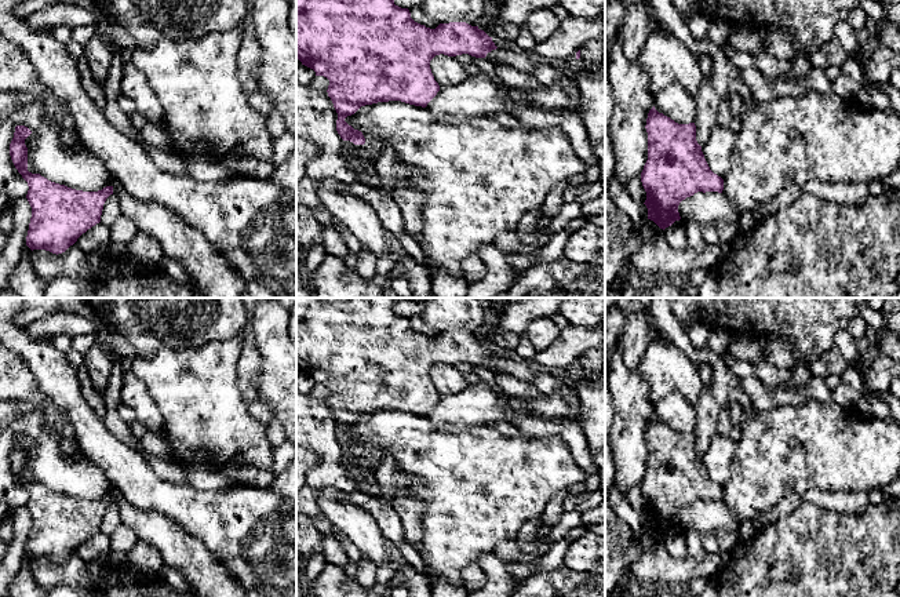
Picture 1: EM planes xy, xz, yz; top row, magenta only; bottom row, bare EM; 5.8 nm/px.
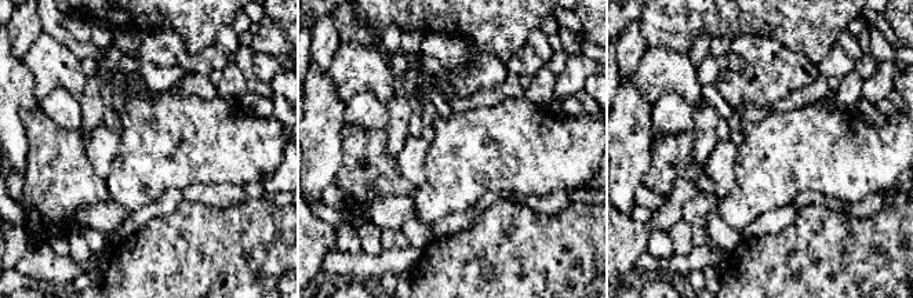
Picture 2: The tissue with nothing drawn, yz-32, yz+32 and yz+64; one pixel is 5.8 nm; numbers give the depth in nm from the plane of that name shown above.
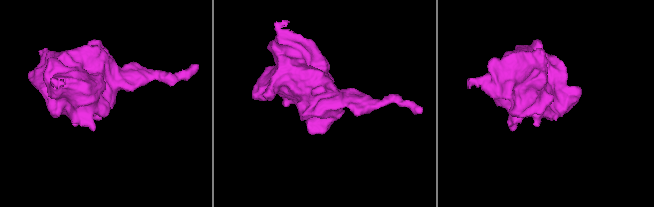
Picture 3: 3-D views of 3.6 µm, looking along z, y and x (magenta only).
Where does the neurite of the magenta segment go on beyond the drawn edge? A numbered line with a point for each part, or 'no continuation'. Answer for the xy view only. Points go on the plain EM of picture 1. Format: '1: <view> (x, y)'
no continuation

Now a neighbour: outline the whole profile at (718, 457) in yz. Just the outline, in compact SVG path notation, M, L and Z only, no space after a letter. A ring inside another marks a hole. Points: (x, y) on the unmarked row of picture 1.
M715 433L711 437L710 447L702 455L702 461L710 478L722 488L726 487L730 478L730 466L735 452L736 443L729 436Z

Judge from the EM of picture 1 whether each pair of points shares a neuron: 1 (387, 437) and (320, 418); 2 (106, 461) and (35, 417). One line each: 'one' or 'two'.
1: two
2: two

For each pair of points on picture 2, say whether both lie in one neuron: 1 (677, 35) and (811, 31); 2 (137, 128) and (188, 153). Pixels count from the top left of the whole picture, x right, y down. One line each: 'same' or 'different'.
1: same
2: same

